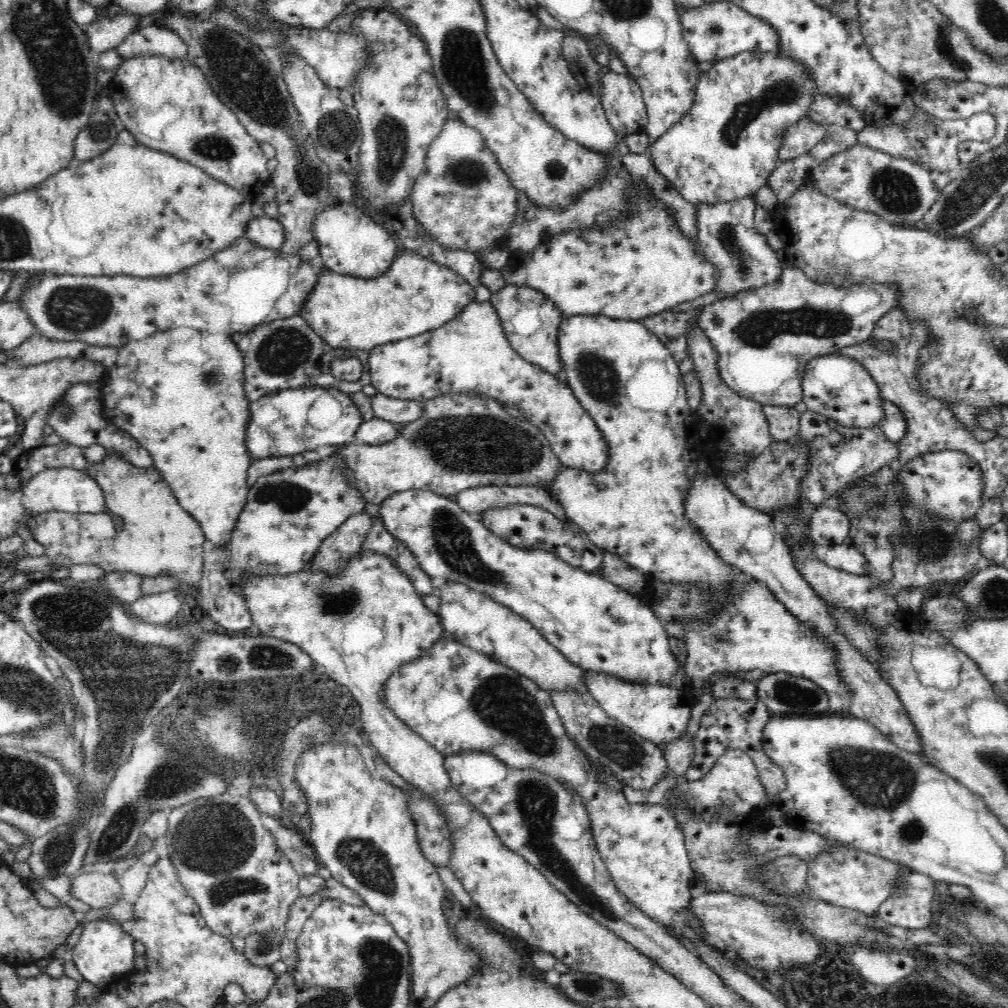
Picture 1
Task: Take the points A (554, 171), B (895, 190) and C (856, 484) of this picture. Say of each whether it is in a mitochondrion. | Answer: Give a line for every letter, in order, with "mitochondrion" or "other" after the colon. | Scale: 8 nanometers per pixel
A: other
B: mitochondrion
C: other

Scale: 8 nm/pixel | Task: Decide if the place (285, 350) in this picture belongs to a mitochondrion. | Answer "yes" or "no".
yes

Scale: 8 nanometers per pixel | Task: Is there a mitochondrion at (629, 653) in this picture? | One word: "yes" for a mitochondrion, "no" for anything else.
no

